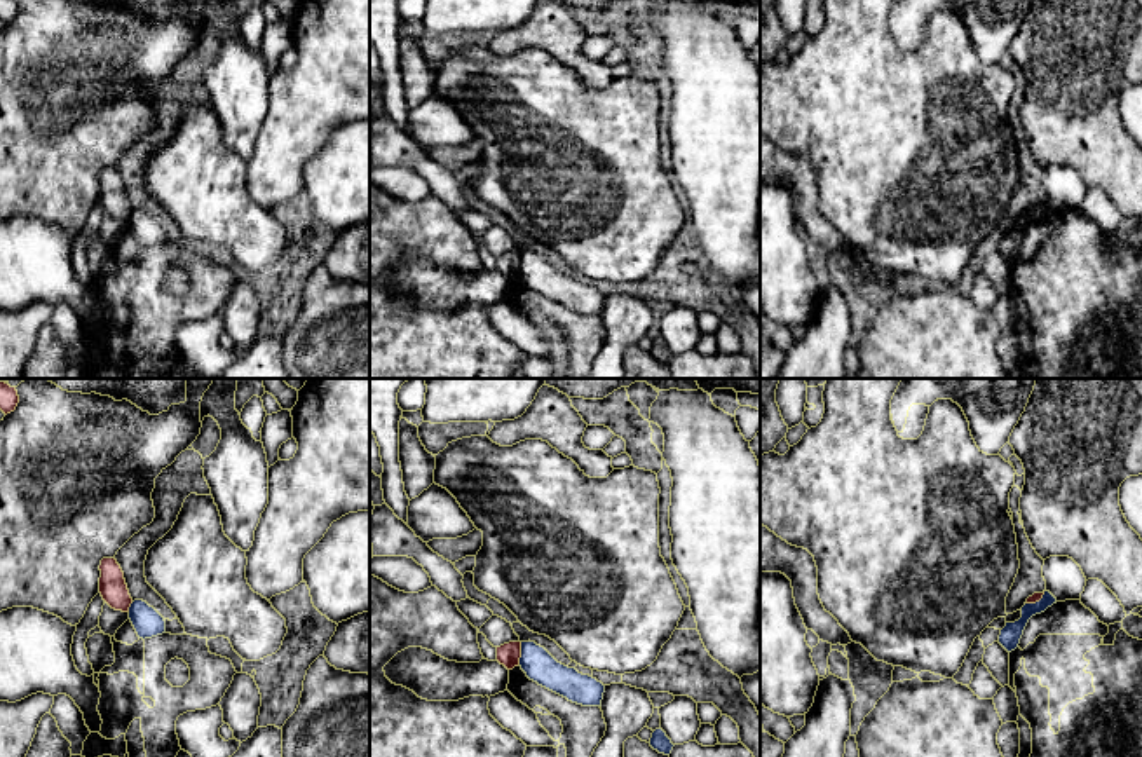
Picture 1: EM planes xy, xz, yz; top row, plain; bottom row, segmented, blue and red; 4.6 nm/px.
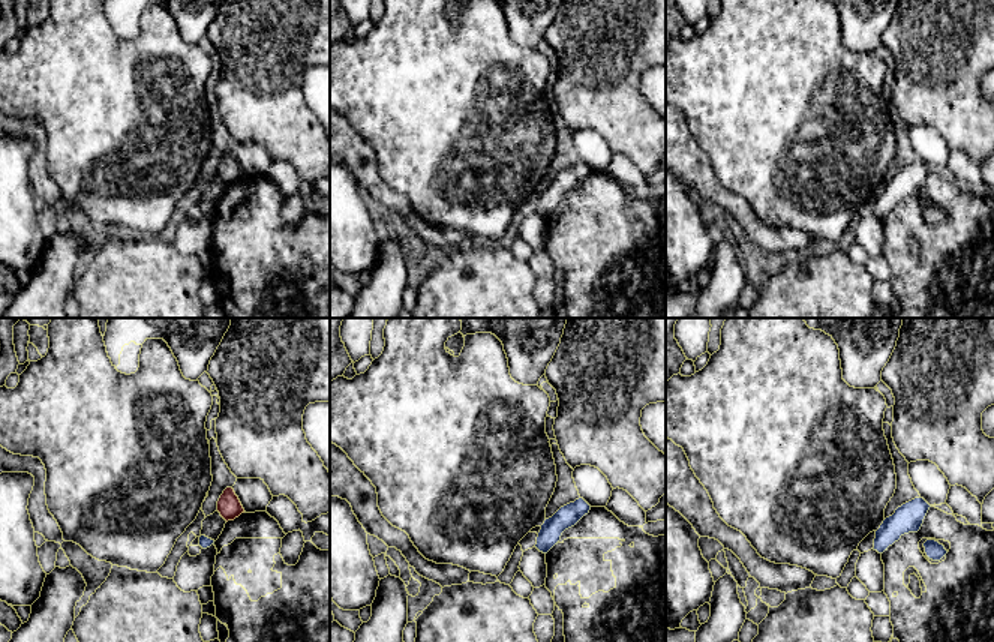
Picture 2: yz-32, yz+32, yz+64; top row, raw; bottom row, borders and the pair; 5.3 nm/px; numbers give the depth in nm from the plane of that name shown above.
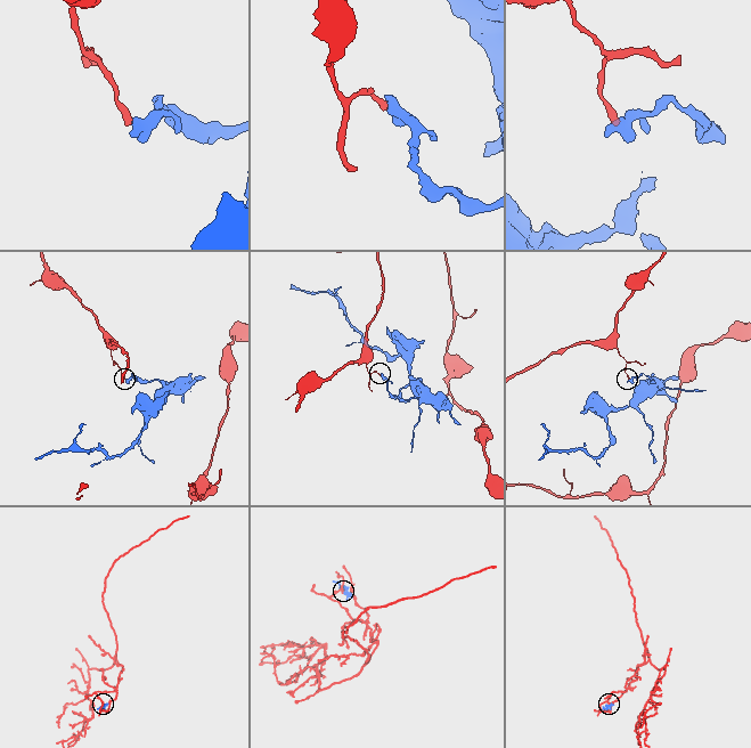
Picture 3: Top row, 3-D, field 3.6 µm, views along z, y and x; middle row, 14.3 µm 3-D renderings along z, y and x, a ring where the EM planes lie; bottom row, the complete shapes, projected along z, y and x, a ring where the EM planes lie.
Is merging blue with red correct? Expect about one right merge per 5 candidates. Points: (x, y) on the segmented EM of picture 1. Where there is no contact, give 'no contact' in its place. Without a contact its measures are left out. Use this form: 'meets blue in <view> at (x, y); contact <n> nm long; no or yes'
meets blue in xz at (522, 653); contact 110 nm long; no

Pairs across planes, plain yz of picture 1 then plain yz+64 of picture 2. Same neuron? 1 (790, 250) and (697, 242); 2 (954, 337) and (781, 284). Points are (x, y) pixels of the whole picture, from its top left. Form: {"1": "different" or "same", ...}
{"1": "same", "2": "same"}

